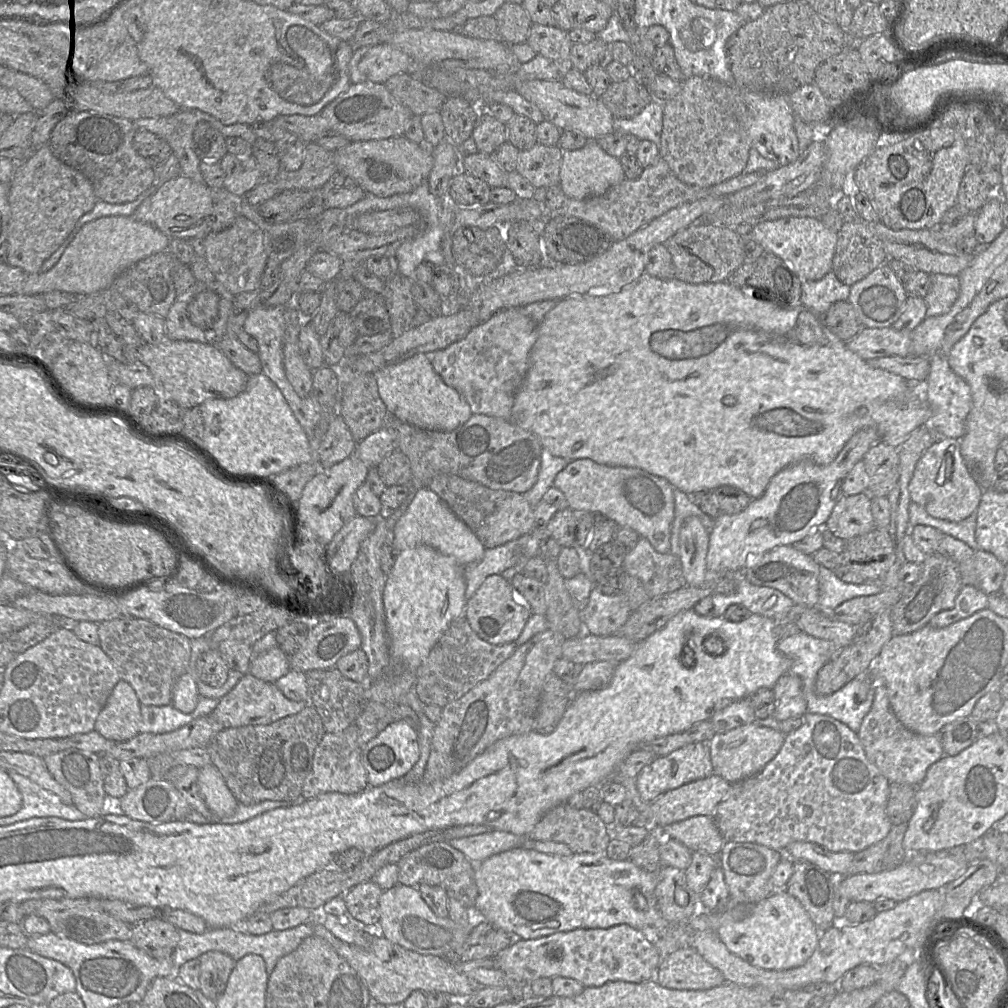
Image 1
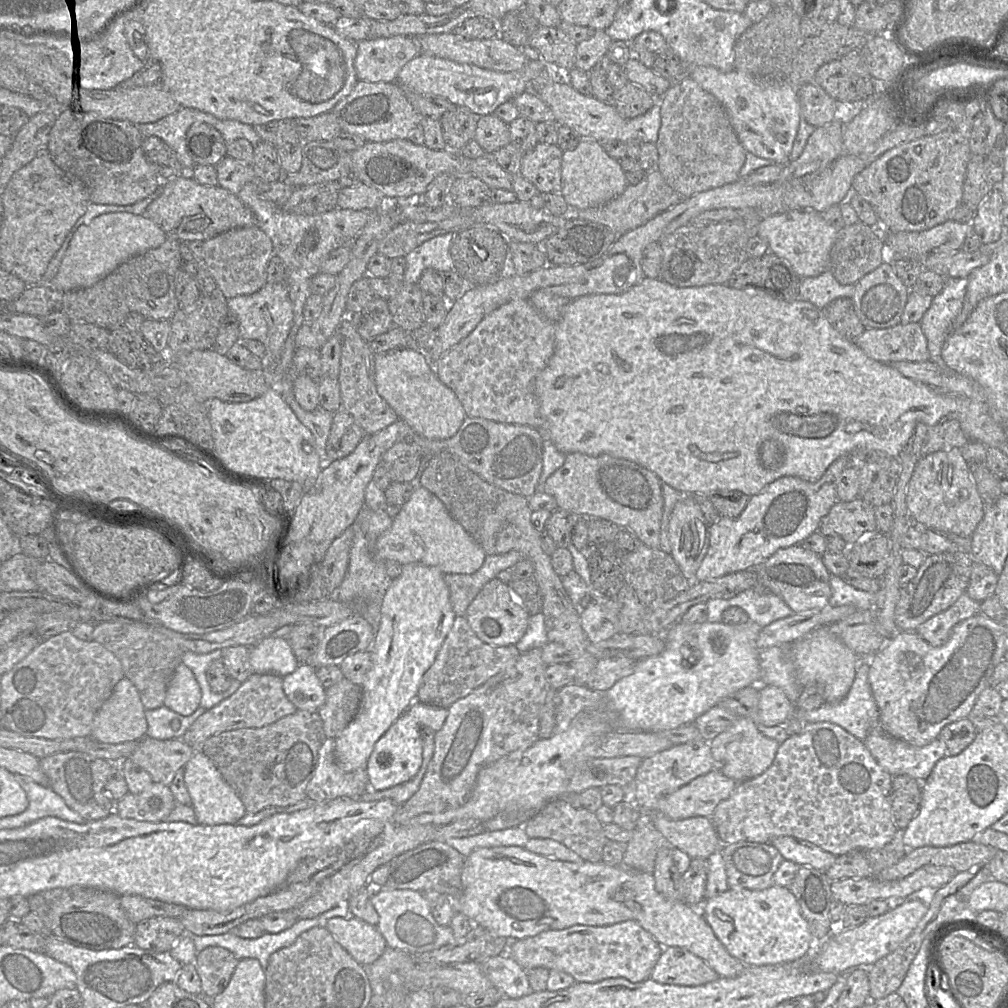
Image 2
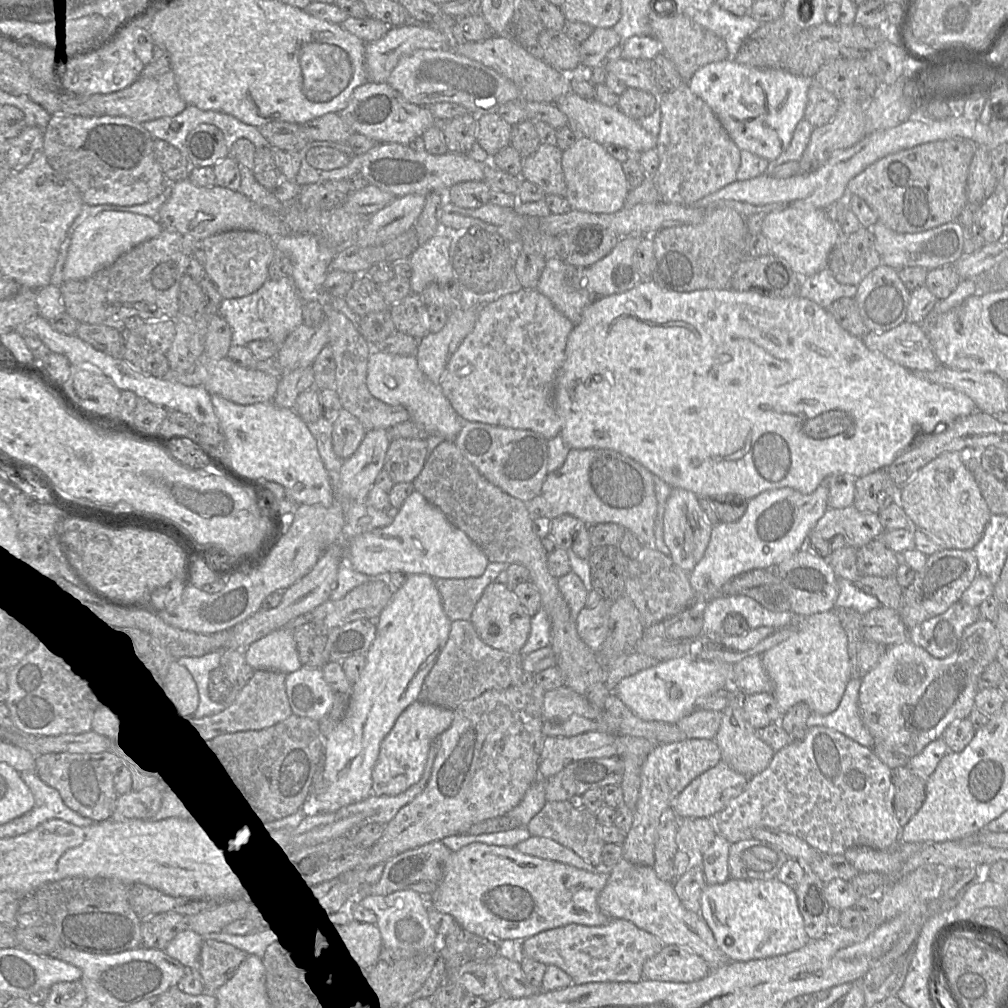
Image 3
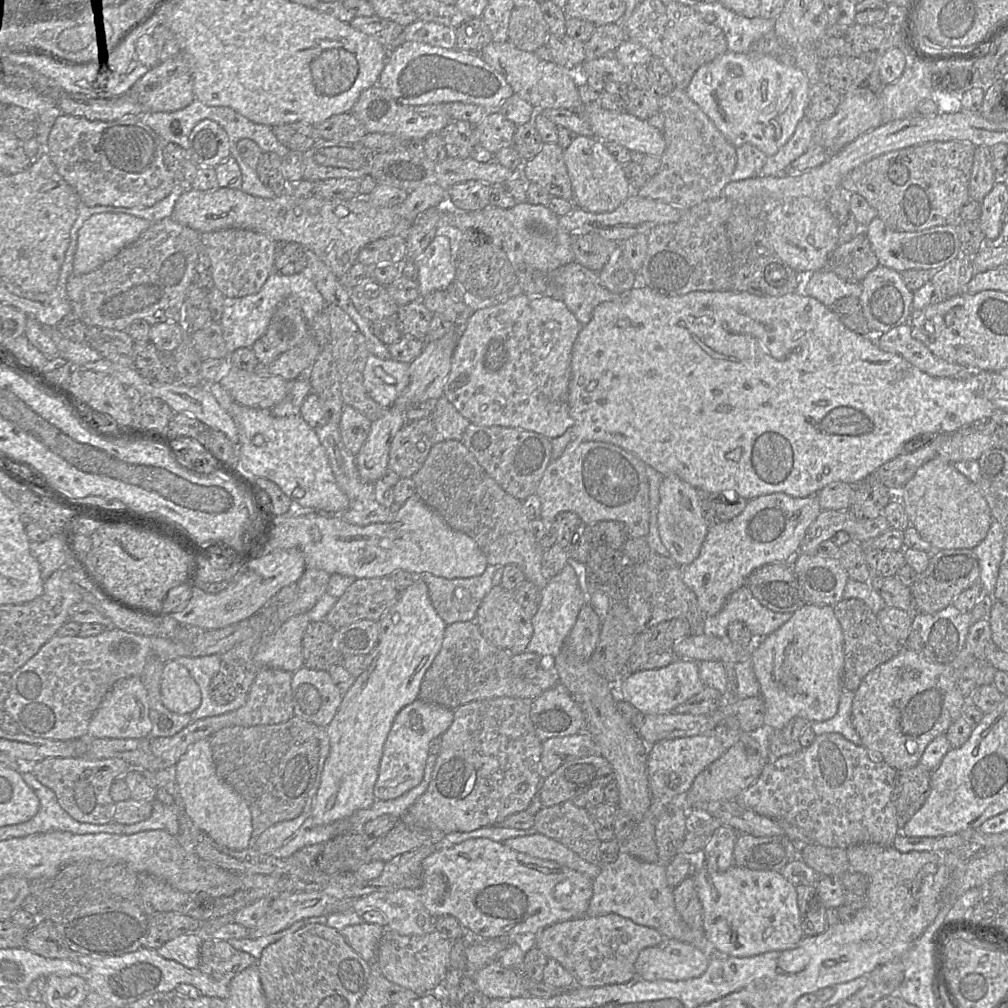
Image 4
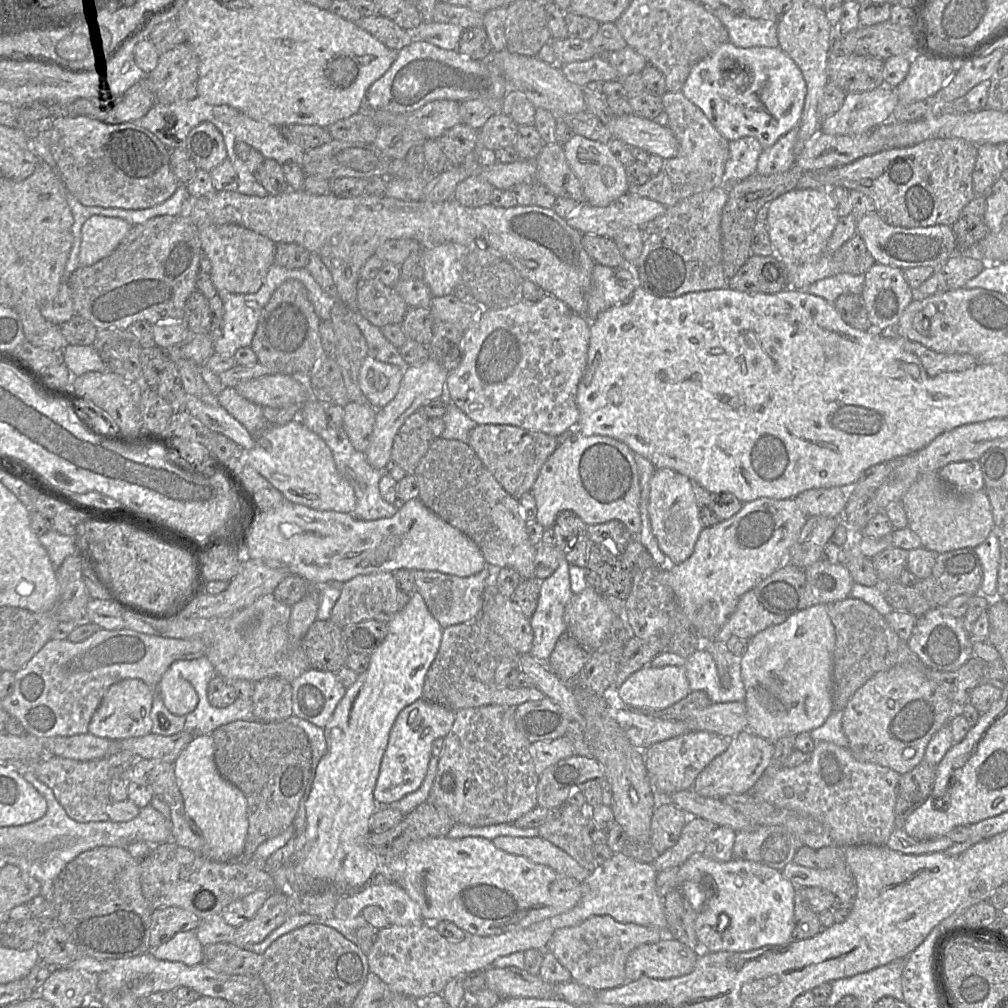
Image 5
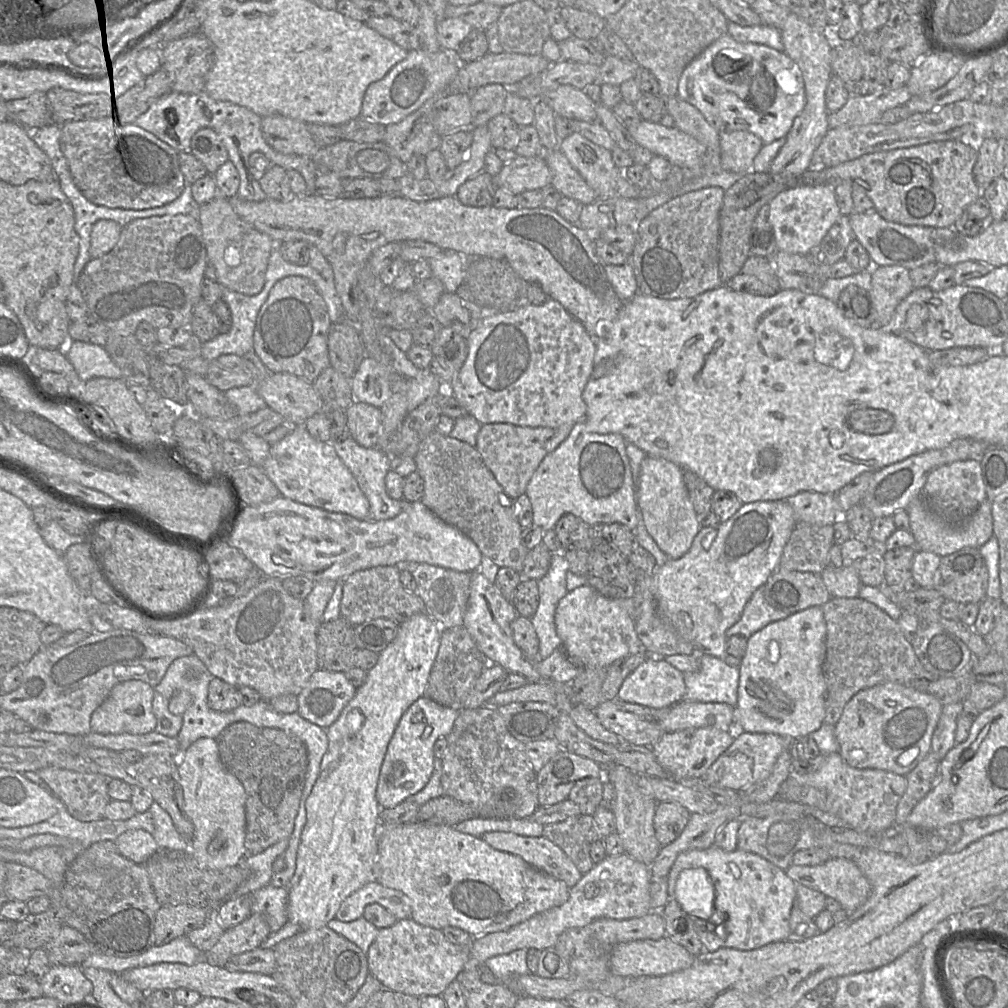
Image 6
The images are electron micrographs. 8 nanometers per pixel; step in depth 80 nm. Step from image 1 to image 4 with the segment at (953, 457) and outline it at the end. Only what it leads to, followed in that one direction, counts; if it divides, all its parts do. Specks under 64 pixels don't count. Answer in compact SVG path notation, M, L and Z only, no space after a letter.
M936 456L921 465L913 477L896 494L904 506L909 526L914 527L933 551L943 549L973 549L987 535L992 523L991 511L978 484L961 474L954 463Z

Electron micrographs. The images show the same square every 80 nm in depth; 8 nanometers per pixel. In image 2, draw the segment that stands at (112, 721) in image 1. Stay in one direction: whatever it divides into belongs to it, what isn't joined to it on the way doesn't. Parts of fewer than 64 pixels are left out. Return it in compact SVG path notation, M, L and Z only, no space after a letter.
M123 677L96 713L90 737L102 743L120 744L142 740L147 729L139 692L129 679Z

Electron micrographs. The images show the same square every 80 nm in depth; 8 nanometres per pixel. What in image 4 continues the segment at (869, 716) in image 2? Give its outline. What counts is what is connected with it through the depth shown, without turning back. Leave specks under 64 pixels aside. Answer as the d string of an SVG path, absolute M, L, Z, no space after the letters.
M843 690L835 715L826 721L809 722L815 736L824 733L838 733L848 741L861 745L861 739L852 723L852 703L854 692Z

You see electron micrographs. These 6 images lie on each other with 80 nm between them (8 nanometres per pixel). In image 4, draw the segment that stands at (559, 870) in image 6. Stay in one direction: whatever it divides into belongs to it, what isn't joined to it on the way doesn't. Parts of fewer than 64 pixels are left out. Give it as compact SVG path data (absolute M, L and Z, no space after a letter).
M538 832L526 836L511 837L502 843L515 851L526 853L533 857L555 861L572 870L583 873L592 879L600 871L600 865L587 862L560 842Z

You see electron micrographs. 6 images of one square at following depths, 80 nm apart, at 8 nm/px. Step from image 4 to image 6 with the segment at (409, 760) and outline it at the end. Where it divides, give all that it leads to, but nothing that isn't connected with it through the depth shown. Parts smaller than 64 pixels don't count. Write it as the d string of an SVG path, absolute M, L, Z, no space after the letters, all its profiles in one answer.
M427 696L418 698L404 712L388 744L380 770L376 799L382 809L397 806L426 786L434 769L434 743L451 732L458 712Z

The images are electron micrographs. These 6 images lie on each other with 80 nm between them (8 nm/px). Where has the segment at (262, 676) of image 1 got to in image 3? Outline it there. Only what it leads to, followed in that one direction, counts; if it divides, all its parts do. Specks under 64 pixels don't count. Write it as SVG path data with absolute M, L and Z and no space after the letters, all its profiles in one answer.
M291 627L277 629L244 650L246 662L254 670L273 670L284 674L302 667Z

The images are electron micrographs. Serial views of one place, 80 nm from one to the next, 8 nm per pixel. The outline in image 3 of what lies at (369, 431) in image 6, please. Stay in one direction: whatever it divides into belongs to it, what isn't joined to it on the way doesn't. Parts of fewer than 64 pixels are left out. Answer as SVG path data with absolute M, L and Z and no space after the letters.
M342 408L333 418L332 444L336 455L345 460L352 456L367 430L349 411Z

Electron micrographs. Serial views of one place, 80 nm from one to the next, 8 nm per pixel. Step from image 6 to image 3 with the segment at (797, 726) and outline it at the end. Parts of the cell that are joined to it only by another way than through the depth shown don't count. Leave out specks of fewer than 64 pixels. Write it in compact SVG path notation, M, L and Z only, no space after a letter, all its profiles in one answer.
M829 610L807 617L795 617L794 630L783 642L761 655L762 664L773 682L772 694L781 716L794 705L806 703L811 713L834 712L851 679L848 640L837 612Z

